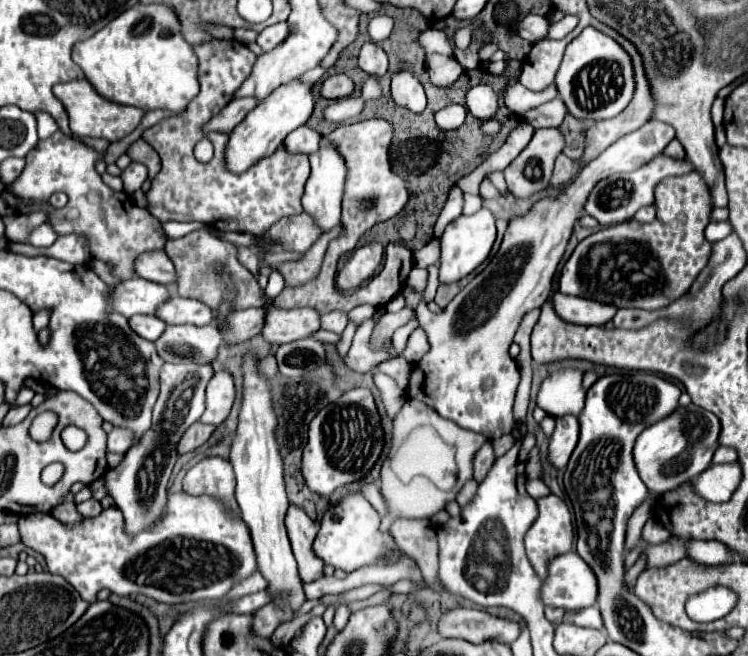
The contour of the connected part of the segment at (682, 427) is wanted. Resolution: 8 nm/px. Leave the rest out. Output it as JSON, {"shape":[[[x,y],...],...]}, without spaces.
{"shape":[[[693,403],[687,407],[677,407],[665,419],[649,425],[637,437],[635,451],[633,451],[635,465],[639,469],[643,483],[649,487],[649,491],[653,491],[655,495],[659,491],[677,489],[679,485],[691,481],[701,471],[705,471],[717,449],[719,431],[721,431],[719,419],[713,413],[699,409]]]}

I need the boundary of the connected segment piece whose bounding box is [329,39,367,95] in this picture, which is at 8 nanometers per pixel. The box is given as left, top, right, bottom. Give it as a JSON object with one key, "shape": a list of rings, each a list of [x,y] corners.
{"shape":[[[357,39],[357,43],[351,43],[351,45],[341,53],[341,59],[335,63],[335,67],[329,69],[331,75],[333,75],[333,73],[345,73],[347,77],[353,79],[353,83],[355,83],[355,93],[353,93],[353,95],[359,95],[359,93],[361,93],[361,85],[363,85],[363,81],[365,81],[365,77],[367,77],[367,73],[361,71],[359,65],[357,65],[357,57],[359,57],[361,45],[363,45],[363,39]]]}

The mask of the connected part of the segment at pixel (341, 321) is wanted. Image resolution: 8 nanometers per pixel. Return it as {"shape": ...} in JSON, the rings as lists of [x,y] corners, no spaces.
{"shape":[[[331,311],[331,313],[325,313],[321,317],[321,327],[325,331],[333,331],[333,333],[343,333],[347,325],[347,313],[345,311]]]}

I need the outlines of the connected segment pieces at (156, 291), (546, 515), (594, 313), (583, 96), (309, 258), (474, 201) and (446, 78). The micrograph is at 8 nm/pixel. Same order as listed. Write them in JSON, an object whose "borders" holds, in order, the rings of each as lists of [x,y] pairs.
{"borders":[[[[135,277],[111,287],[111,297],[113,309],[125,317],[155,315],[157,309],[169,301],[171,291],[165,285]]],[[[553,493],[537,503],[539,517],[525,535],[525,551],[535,573],[545,579],[549,559],[573,547],[573,516],[565,501]]],[[[559,291],[553,295],[551,303],[553,303],[557,317],[573,325],[599,325],[601,327],[601,325],[607,325],[617,311],[615,307],[589,301],[583,297],[563,295]]],[[[585,27],[579,37],[575,37],[565,51],[563,63],[555,77],[559,97],[565,101],[571,115],[577,119],[601,121],[617,117],[633,99],[635,77],[629,53],[613,41],[609,35],[595,27]]],[[[337,225],[331,231],[325,231],[321,235],[321,239],[317,239],[317,243],[305,253],[305,257],[301,261],[295,263],[283,263],[279,267],[279,271],[285,277],[285,283],[305,283],[309,279],[313,279],[317,275],[317,265],[321,265],[321,259],[327,251],[327,245],[331,243],[331,239],[337,239],[343,233],[343,227]]],[[[465,193],[463,195],[463,215],[471,215],[471,213],[475,213],[479,209],[481,209],[481,197]]],[[[433,55],[433,59],[427,59],[427,71],[431,75],[431,81],[435,85],[451,85],[459,79],[459,75],[463,73],[463,67],[459,65],[457,59],[451,57],[441,57],[441,55]]]]}

